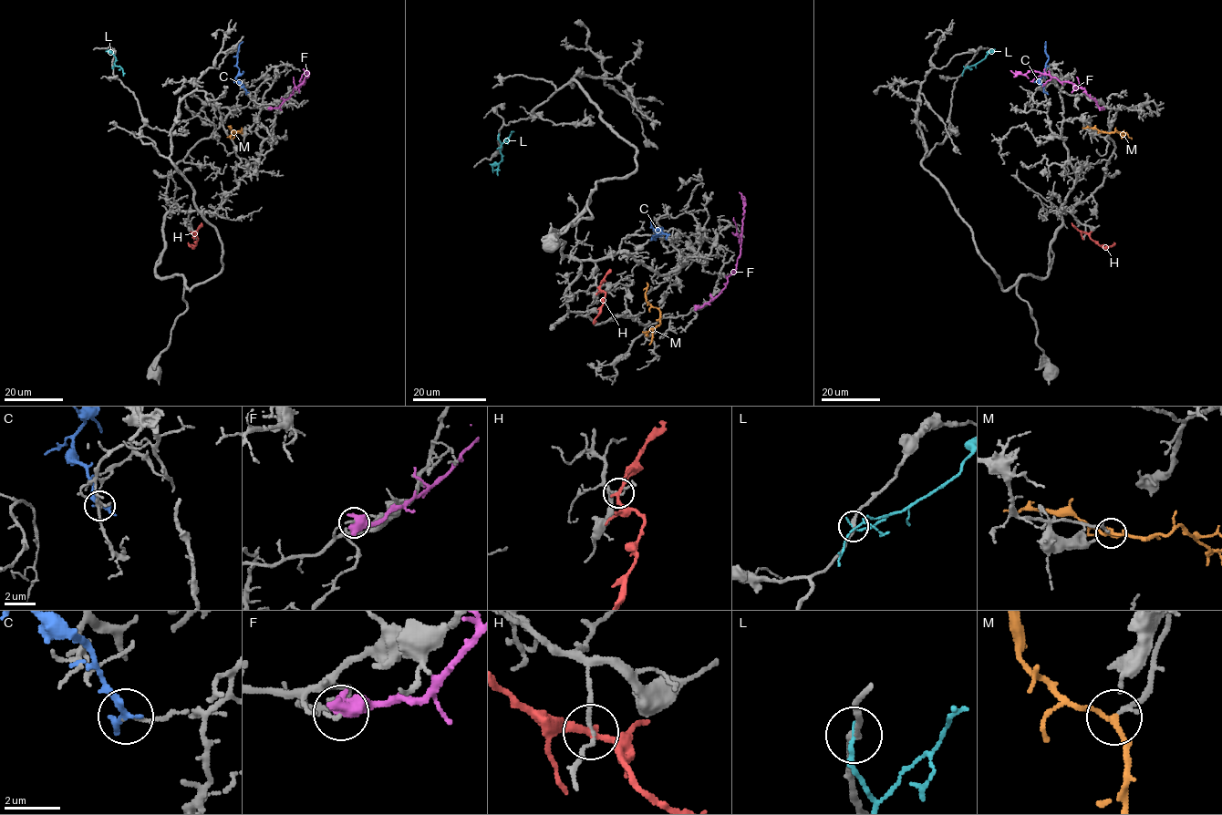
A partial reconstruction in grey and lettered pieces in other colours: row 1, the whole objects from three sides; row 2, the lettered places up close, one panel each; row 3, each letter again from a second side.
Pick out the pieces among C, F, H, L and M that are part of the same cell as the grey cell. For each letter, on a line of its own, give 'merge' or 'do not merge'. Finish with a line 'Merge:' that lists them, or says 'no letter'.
C: do not merge
F: do not merge
H: do not merge
L: do not merge
M: merge
Merge: M

